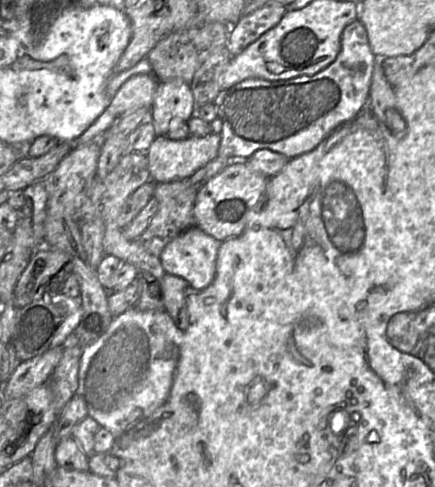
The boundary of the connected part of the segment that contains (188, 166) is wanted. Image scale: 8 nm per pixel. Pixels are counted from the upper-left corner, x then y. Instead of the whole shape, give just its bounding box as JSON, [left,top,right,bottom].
[147,119,221,183]

